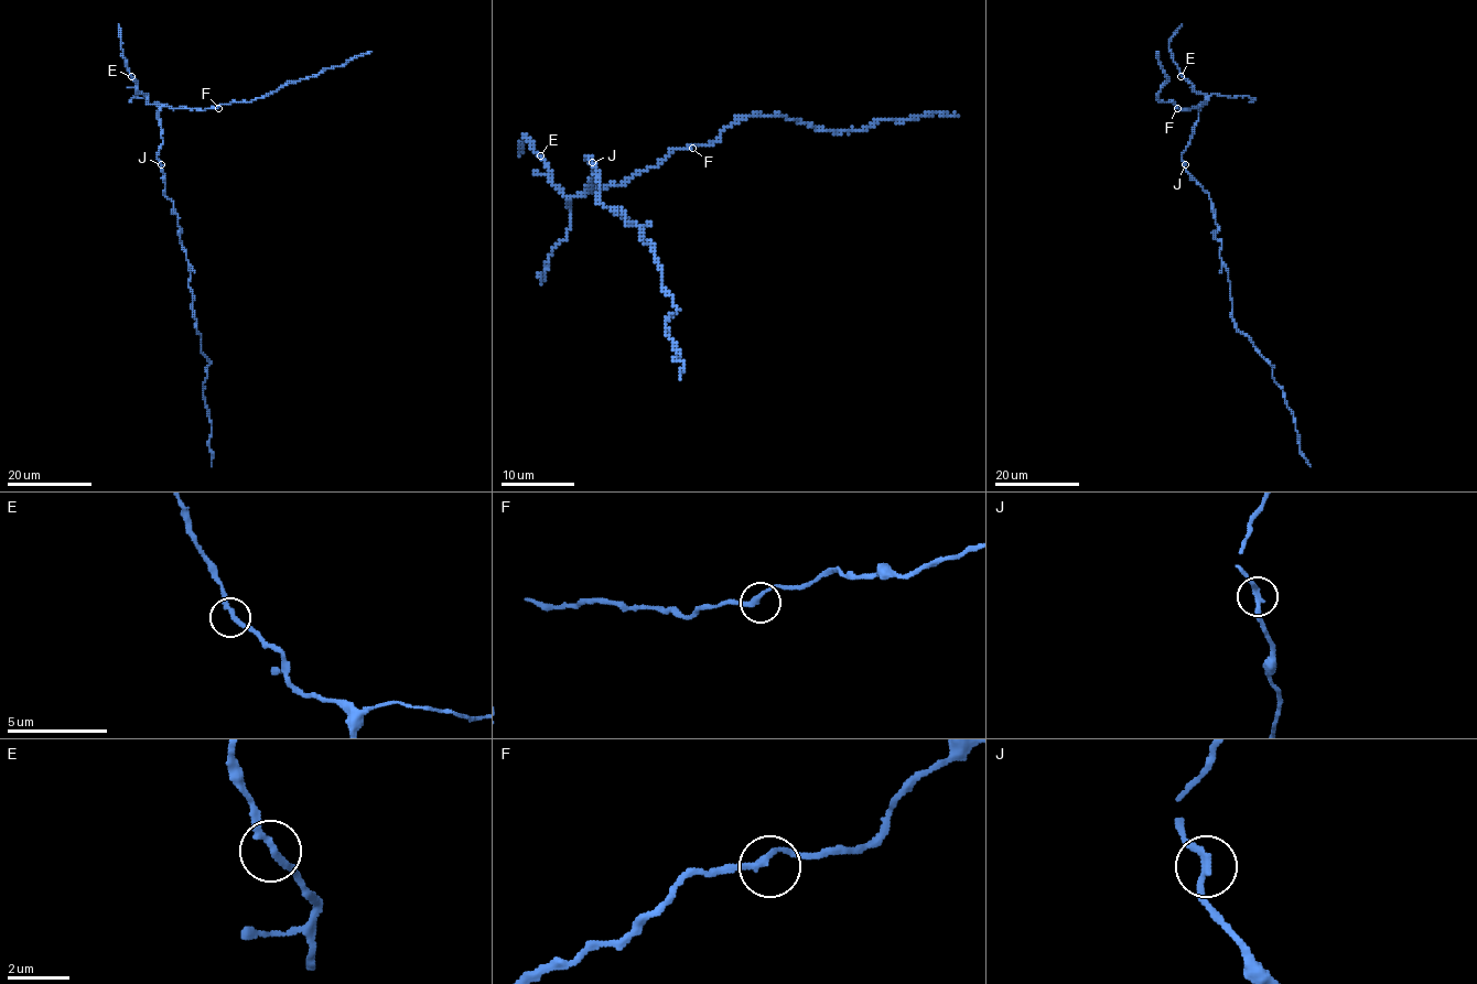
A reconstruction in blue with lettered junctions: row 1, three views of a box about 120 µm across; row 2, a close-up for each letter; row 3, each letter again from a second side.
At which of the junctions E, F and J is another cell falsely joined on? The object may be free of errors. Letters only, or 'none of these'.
none of these

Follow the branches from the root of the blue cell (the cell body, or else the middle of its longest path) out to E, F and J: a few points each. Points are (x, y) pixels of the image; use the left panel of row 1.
E: (164, 185), (157, 158), (162, 143), (159, 107), (148, 103), (131, 76)
F: (164, 185), (157, 158), (162, 143), (159, 108), (218, 108)
J: (164, 185), (160, 163)

